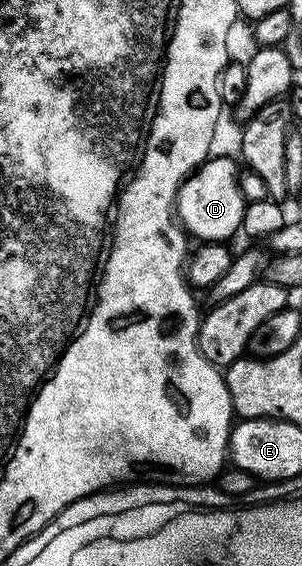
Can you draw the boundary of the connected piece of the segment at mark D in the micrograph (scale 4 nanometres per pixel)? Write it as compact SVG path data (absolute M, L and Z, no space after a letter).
M211 156L202 162L189 177L183 181L178 189L178 199L176 202L176 217L180 222L181 228L185 230L191 238L199 237L197 240L202 243L222 243L235 232L242 228L242 216L248 204L242 196L239 185L240 169L234 166L234 161L230 157Z

